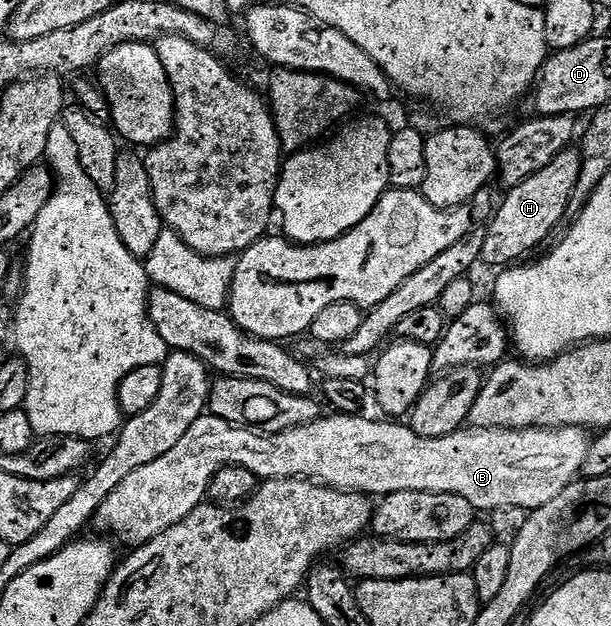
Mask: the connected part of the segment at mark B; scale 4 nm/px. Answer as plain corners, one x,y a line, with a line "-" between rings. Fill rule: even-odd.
205,414
186,430
174,450
162,454
155,462
134,470
118,485
96,512
95,527
104,532
113,532
127,546
139,546
150,542
158,534
170,530
186,514
199,504
205,503
208,487
218,470
228,464
242,466
257,478
282,480
285,478
311,478
330,488
345,492
363,492
369,498
383,498
395,492
418,490
458,494
466,498
477,513
496,512
499,508
524,508
531,510
546,506
558,498
566,486
581,475
590,436
583,428
473,428
465,426
459,432
442,438
422,438
414,434
404,422
389,422
387,419
367,420
364,414
345,416
324,414
319,420
300,424
285,432
265,434
259,430
231,424
222,418

